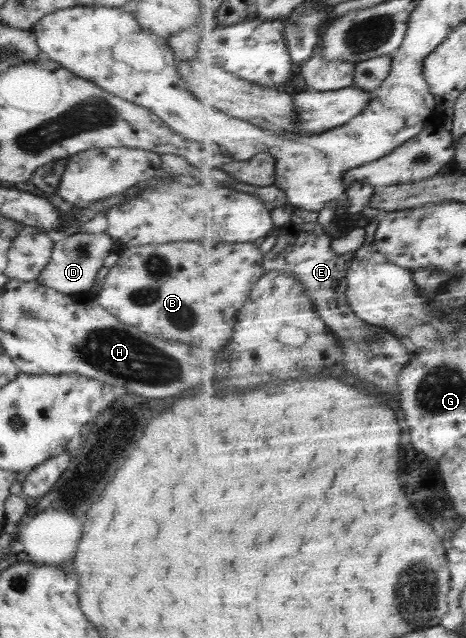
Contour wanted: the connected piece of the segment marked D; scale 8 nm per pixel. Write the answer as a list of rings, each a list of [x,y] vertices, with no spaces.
[[[105,232],[71,234],[65,240],[54,242],[49,262],[43,267],[36,281],[67,295],[89,294],[99,269],[103,266],[107,256],[111,254],[111,250],[114,250],[114,242]]]

